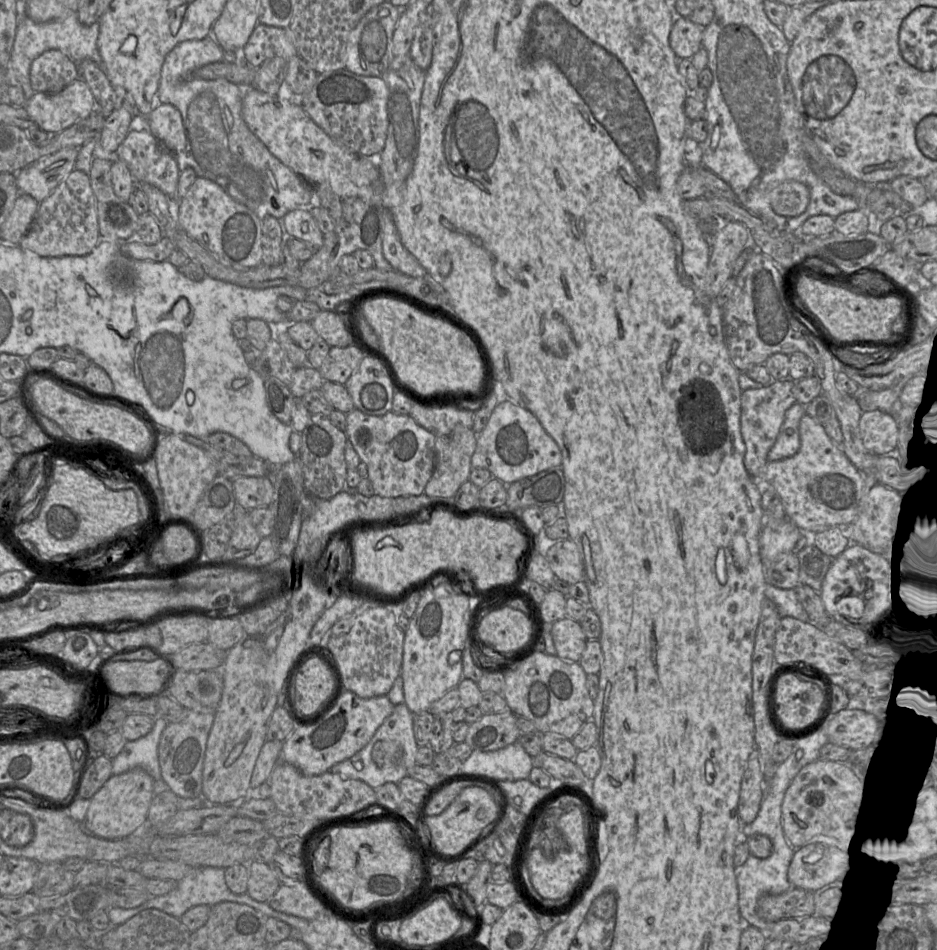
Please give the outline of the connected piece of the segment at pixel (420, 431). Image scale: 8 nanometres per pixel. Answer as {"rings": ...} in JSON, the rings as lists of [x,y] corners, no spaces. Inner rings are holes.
{"rings":[[[354,409],[346,414],[346,435],[368,470],[376,495],[418,496],[424,493],[436,466],[436,434],[419,425],[410,415],[390,411],[373,416]]]}

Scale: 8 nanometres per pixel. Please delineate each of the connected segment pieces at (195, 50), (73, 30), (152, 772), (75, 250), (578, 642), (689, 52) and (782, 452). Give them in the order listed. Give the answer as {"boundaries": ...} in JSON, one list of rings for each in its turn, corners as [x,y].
{"boundaries":[[[[212,29],[211,33],[202,40],[187,40],[176,45],[166,56],[162,70],[161,70],[161,78],[160,84],[157,92],[157,98],[162,104],[168,103],[174,107],[176,107],[182,116],[183,126],[185,130],[186,136],[186,147],[180,153],[175,153],[176,160],[178,163],[178,167],[180,172],[182,172],[187,167],[191,167],[195,170],[197,177],[202,177],[209,179],[218,185],[220,185],[234,200],[245,205],[252,212],[256,214],[256,216],[263,220],[266,216],[273,216],[277,219],[283,218],[288,212],[293,210],[307,210],[310,212],[310,208],[314,206],[314,189],[311,189],[311,185],[307,185],[296,173],[294,173],[290,168],[285,166],[278,158],[276,158],[268,148],[252,133],[247,124],[245,123],[242,116],[242,93],[243,88],[234,84],[224,78],[216,79],[216,80],[204,80],[194,78],[192,73],[207,64],[223,62],[224,61],[224,53],[223,49],[219,46],[216,40],[213,38]]],[[[19,3],[19,23],[17,25],[16,37],[11,52],[11,58],[6,72],[6,84],[20,86],[23,89],[26,101],[34,94],[30,81],[30,68],[32,62],[47,50],[59,50],[70,57],[76,63],[89,59],[97,64],[102,64],[102,59],[97,47],[100,26],[96,22],[86,26],[79,22],[78,12],[61,19],[37,23],[30,19],[24,12],[24,3]]],[[[153,717],[152,730],[134,741],[128,741],[121,753],[112,760],[113,775],[120,775],[133,769],[146,771],[155,782],[155,794],[158,790],[170,790],[164,784],[158,756],[161,735],[168,722],[163,717]]],[[[74,169],[42,202],[19,246],[41,257],[85,256],[100,241],[96,197],[88,174]]],[[[564,617],[551,624],[551,635],[557,657],[568,662],[580,661],[588,640],[579,622]]],[[[676,17],[671,32],[670,45],[680,59],[691,59],[702,47],[704,28],[689,18]]],[[[796,402],[787,410],[776,442],[768,453],[769,462],[792,457],[799,451],[799,425],[801,418],[806,414],[805,406]]]]}

